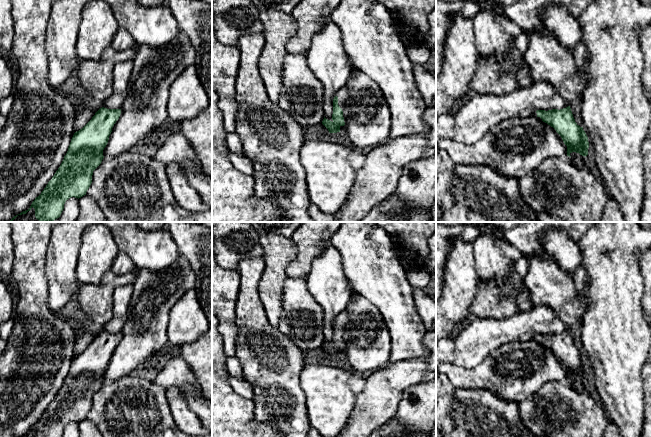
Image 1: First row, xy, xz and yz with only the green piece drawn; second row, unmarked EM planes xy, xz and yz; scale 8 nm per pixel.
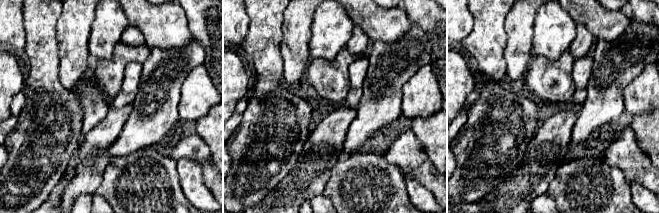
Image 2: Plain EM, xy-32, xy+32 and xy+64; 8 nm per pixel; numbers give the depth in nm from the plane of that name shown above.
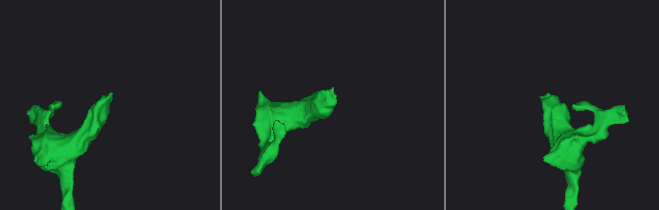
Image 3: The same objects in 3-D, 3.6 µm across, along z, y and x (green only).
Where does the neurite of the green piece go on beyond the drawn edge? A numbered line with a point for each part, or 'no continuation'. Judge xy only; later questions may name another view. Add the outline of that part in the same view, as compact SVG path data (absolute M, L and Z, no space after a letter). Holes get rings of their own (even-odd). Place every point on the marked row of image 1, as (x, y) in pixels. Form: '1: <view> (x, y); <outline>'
no continuation

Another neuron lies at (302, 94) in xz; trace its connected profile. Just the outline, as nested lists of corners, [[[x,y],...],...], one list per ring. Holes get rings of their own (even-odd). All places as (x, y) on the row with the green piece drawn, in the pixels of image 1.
[[[288,53],[283,63],[278,105],[302,128],[322,123],[324,87],[308,66],[306,54]]]

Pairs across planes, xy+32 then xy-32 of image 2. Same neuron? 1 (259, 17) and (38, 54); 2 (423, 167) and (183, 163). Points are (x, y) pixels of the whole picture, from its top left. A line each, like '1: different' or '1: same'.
1: same
2: different

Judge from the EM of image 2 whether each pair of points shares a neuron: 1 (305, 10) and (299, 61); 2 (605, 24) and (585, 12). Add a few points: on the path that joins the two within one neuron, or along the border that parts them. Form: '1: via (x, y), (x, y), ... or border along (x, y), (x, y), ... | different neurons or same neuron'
1: via (299, 23), (299, 48) | same neuron
2: via (600, 21), (590, 13) | same neuron

